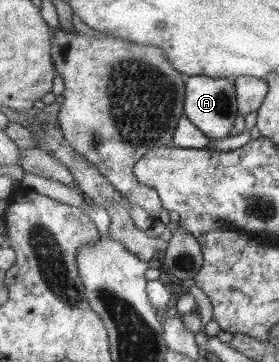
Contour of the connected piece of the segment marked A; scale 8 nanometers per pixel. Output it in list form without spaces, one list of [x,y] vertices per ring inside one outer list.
[[[195,75],[187,77],[185,117],[205,137],[221,138],[235,131],[235,116],[239,115],[238,95],[235,95],[233,80],[227,77],[205,77]]]

